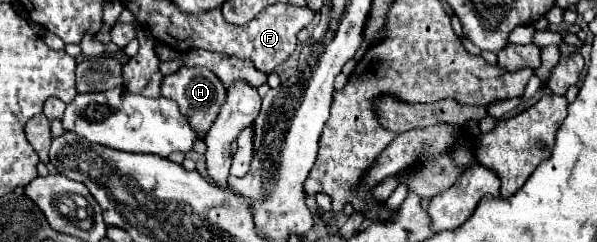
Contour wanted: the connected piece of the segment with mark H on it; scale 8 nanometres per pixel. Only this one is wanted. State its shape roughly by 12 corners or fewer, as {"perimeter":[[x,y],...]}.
{"perimeter":[[181,66],[161,96],[203,138],[227,98],[209,68]]}

